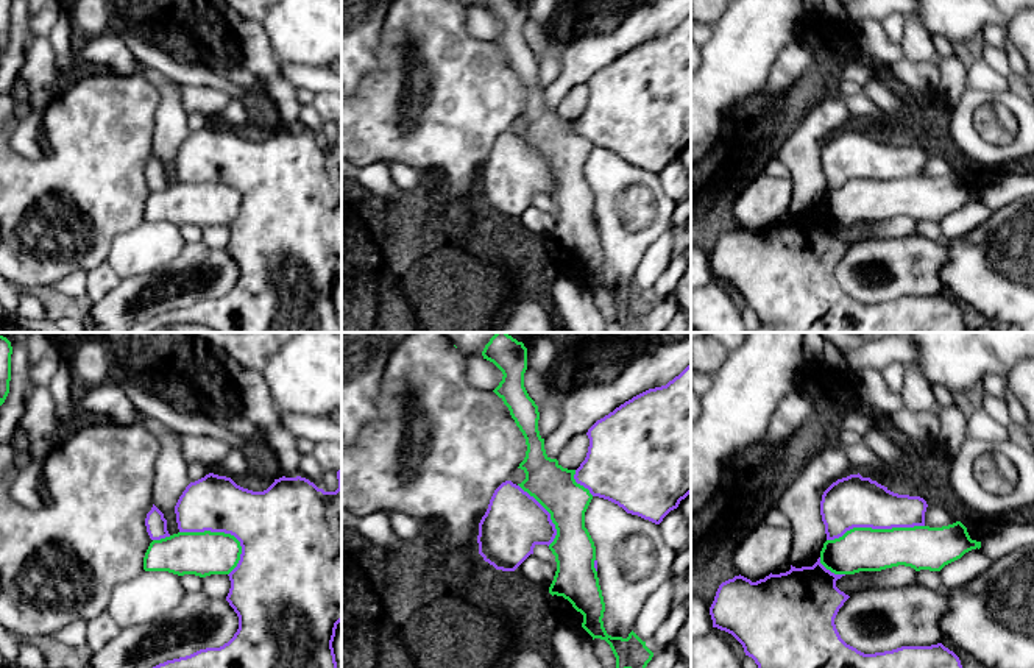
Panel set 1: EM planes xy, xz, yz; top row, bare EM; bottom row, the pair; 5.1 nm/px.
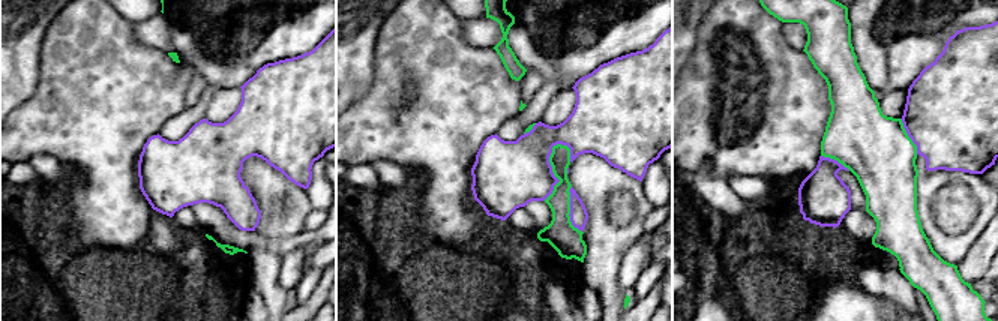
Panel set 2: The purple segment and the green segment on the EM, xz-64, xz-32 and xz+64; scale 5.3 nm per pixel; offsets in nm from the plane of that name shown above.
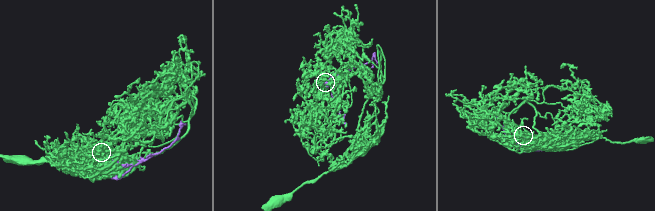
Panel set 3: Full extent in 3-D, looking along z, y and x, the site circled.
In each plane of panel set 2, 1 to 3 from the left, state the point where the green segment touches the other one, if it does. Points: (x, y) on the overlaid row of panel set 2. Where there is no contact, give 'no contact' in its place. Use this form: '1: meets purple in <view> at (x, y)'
1: no contact
2: meets purple in xz-32 at (551, 167)
3: meets purple in xz+64 at (908, 135)

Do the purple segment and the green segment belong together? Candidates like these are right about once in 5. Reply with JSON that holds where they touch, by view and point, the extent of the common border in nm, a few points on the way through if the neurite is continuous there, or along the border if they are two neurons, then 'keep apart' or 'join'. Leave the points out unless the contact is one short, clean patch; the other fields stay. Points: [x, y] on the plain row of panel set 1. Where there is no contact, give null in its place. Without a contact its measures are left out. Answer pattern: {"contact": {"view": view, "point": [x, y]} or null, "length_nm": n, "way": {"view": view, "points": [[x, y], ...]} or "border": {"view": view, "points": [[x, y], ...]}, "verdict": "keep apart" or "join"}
{"contact": {"view": "yz", "point": [875, 178]}, "length_nm": 500, "verdict": "keep apart"}

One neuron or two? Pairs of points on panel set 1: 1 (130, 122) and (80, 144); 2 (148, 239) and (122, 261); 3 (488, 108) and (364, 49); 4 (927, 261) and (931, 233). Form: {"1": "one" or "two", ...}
{"1": "one", "2": "one", "3": "two", "4": "two"}

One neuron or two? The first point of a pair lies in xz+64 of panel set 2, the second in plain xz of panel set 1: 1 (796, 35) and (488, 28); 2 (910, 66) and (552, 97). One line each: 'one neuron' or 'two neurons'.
1: one neuron
2: one neuron

